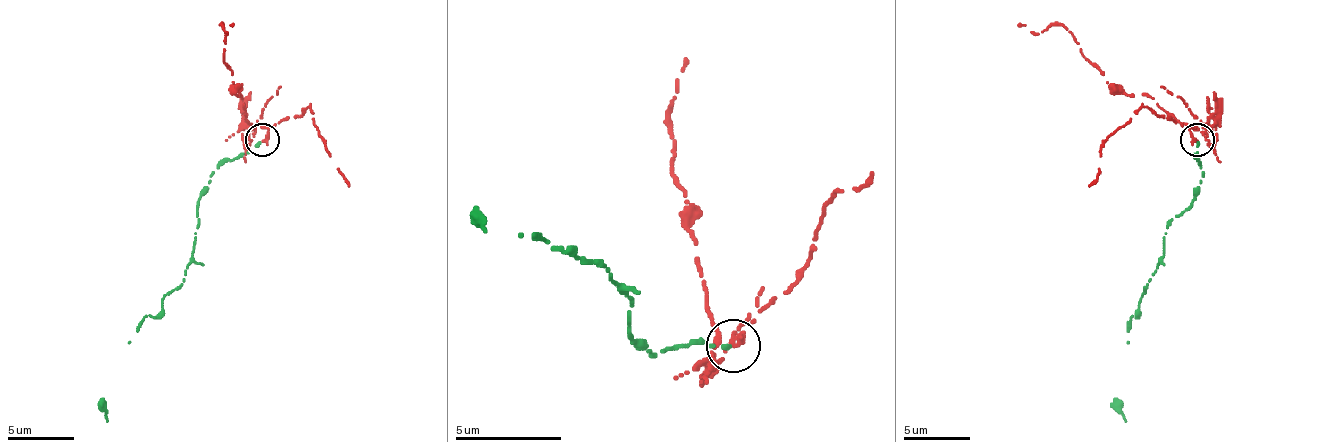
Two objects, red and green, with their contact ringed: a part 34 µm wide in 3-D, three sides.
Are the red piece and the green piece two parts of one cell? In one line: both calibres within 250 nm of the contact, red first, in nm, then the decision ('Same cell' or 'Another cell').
Thickness 320 nm (red) against 190 nm. Another cell

